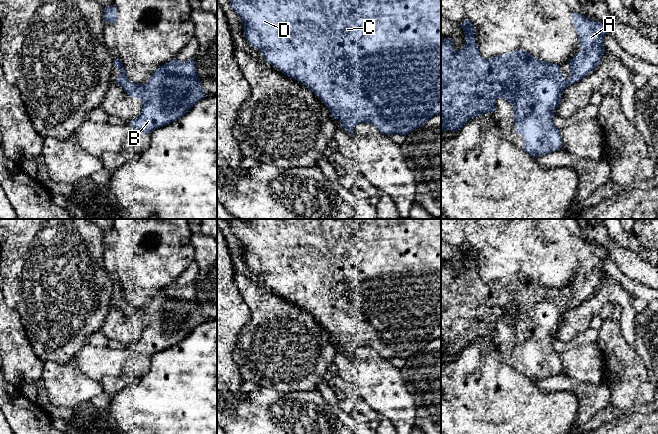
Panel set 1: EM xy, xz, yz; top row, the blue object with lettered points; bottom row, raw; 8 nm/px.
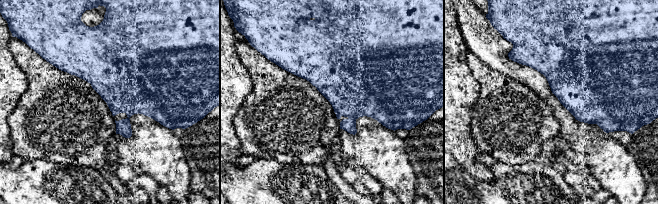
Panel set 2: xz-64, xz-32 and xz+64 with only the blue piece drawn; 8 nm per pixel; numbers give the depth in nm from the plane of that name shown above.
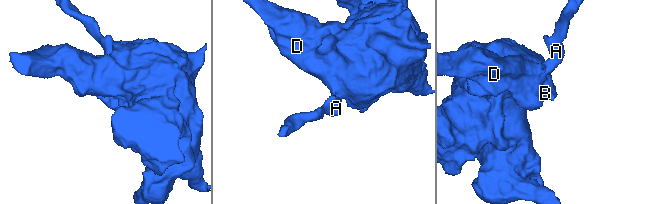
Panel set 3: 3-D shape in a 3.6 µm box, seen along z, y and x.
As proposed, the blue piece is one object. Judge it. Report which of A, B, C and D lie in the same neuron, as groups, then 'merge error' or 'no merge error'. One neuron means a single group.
A B C D | no merge error

